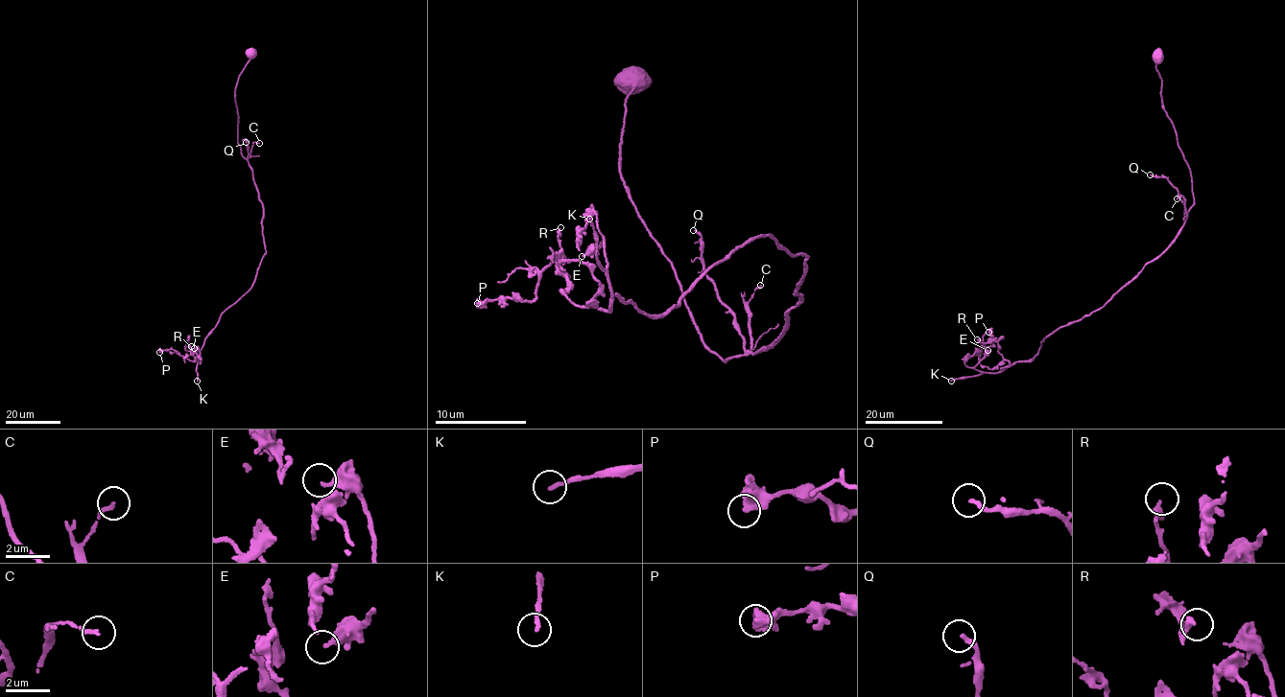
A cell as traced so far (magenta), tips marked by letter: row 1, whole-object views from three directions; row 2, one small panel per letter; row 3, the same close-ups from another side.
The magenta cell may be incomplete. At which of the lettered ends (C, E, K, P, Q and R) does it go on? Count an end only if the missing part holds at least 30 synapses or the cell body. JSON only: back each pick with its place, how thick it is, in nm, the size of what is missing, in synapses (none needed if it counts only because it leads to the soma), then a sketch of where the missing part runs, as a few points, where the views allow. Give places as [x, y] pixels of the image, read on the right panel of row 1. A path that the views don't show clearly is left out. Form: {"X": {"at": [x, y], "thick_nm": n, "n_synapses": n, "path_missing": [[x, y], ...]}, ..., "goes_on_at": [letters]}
{"K": {"at": [951, 381], "thick_nm": 160, "n_synapses": 45, "path_missing": [[951, 381], [924, 384], [918, 394], [943, 399], [954, 413], [966, 416]]}, "goes_on_at": ["K"]}

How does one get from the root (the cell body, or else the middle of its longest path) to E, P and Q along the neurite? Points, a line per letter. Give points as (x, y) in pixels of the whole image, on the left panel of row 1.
E: (251, 52), (235, 88), (237, 144), (261, 202), (266, 252), (249, 290), (205, 338), (200, 363), (194, 348)
P: (251, 52), (235, 88), (237, 144), (266, 252), (195, 360), (159, 352)
Q: (251, 52), (239, 78), (234, 98), (238, 116), (237, 144), (247, 159), (249, 148), (246, 142)

